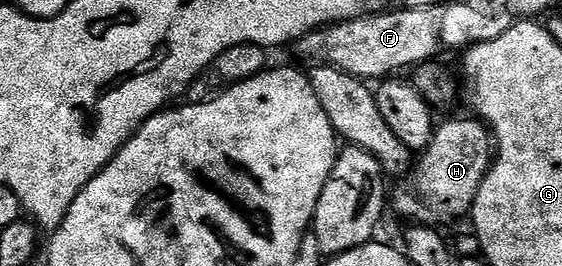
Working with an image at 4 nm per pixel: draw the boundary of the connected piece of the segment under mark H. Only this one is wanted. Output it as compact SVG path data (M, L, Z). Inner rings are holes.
M468 115L460 121L447 121L436 128L427 148L418 154L413 165L415 189L423 197L410 197L403 193L394 198L393 209L403 217L415 217L419 223L439 223L463 217L475 207L475 197L481 183L493 164L493 138L491 130L482 121Z

